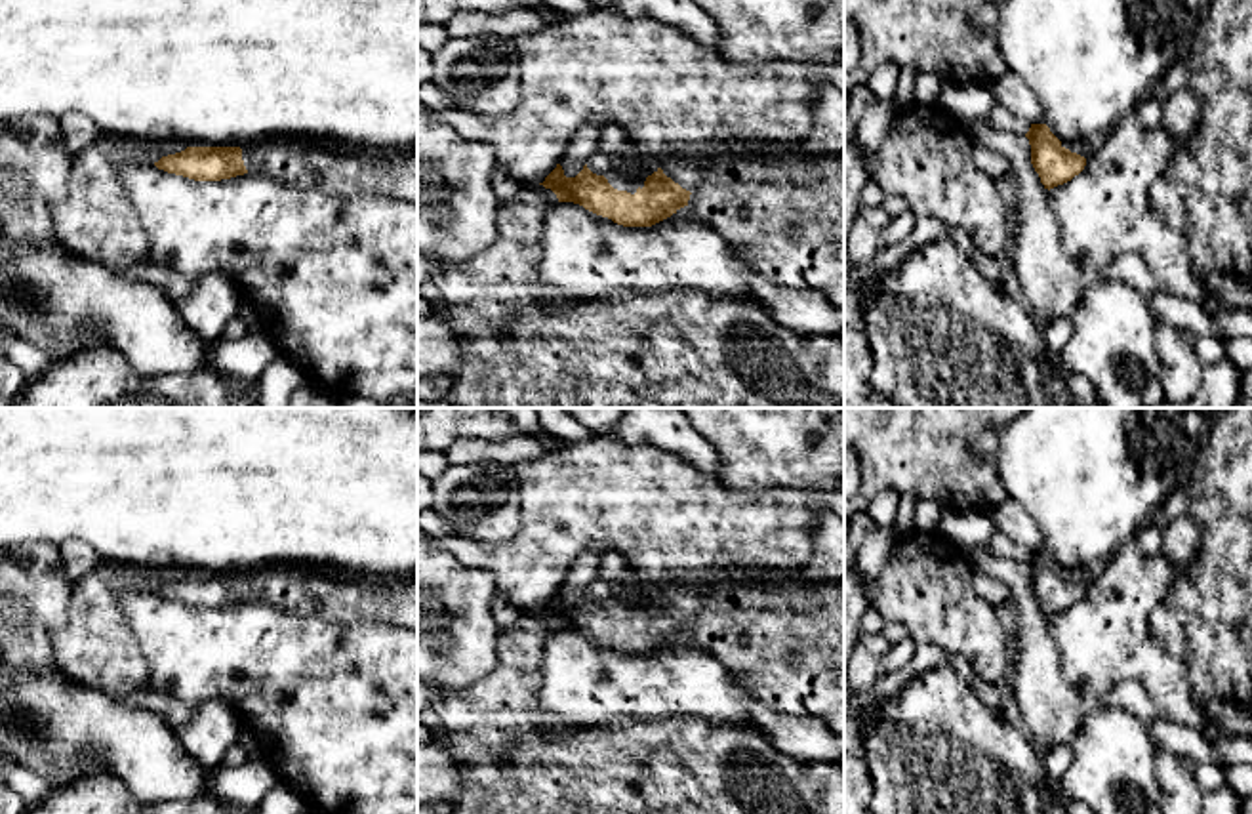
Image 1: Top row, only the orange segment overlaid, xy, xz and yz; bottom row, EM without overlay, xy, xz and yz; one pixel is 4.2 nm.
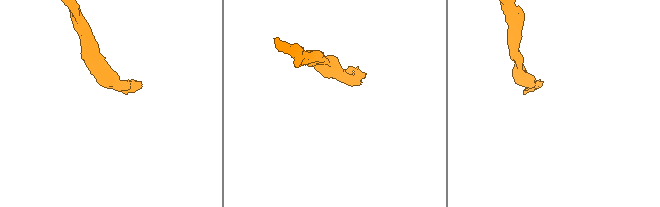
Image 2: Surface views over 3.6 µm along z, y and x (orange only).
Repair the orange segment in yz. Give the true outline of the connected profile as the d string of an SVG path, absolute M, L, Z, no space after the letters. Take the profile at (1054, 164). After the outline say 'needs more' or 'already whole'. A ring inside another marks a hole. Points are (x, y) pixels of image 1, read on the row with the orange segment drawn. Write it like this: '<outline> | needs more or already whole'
M1031 124L1025 137L1031 145L1031 164L1044 189L1063 185L1084 170L1086 158L1065 149L1046 124Z | already whole

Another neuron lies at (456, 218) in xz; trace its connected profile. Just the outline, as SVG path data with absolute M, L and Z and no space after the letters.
M417 99L417 252L440 267L463 263L494 244L499 206L495 173L490 145L461 137L450 124L434 120Z

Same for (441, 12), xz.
M417 0L417 23L446 25L459 11L505 13L515 8L543 8L555 11L543 0Z

